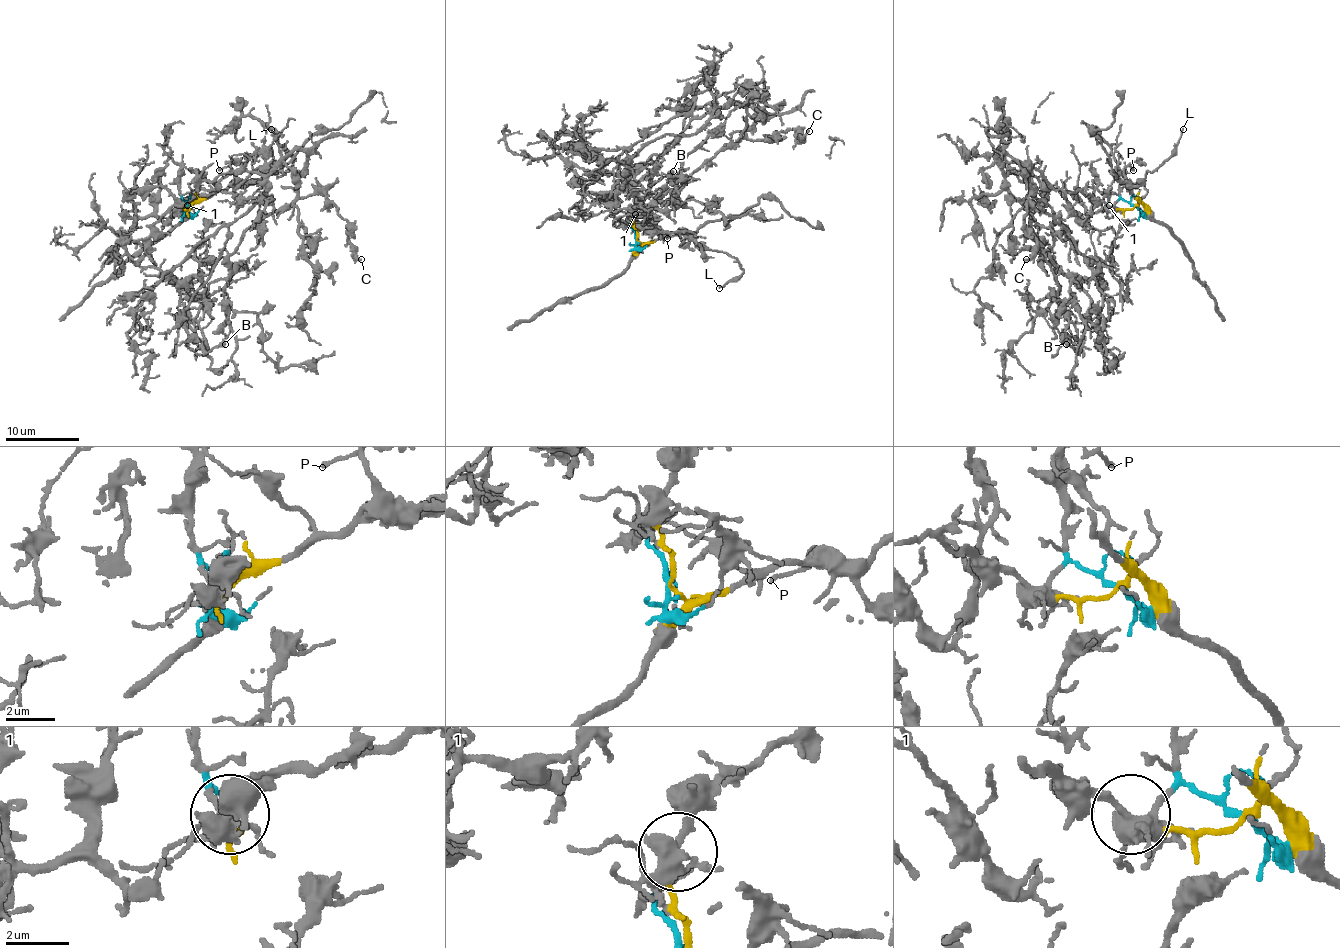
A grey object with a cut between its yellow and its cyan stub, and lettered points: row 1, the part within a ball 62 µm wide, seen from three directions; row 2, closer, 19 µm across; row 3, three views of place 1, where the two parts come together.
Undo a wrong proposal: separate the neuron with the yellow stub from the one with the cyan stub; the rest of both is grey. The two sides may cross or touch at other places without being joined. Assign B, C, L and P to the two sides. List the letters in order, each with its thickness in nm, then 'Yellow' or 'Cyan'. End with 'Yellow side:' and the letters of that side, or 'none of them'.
B: Thickness 460 nm. Cyan
C: Thickness 190 nm. Cyan
L: Thickness 120 nm. Yellow
P: Thickness 150 nm. Yellow
Yellow side: L, P

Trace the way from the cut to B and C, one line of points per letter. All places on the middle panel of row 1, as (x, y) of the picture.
B: (637, 240), (629, 226), (635, 211), (730, 110), (716, 110), (694, 134), (681, 134), (628, 192), (673, 170)
C: (637, 240), (629, 226), (639, 205), (738, 106), (754, 114), (749, 139), (795, 130), (798, 141), (809, 130)

